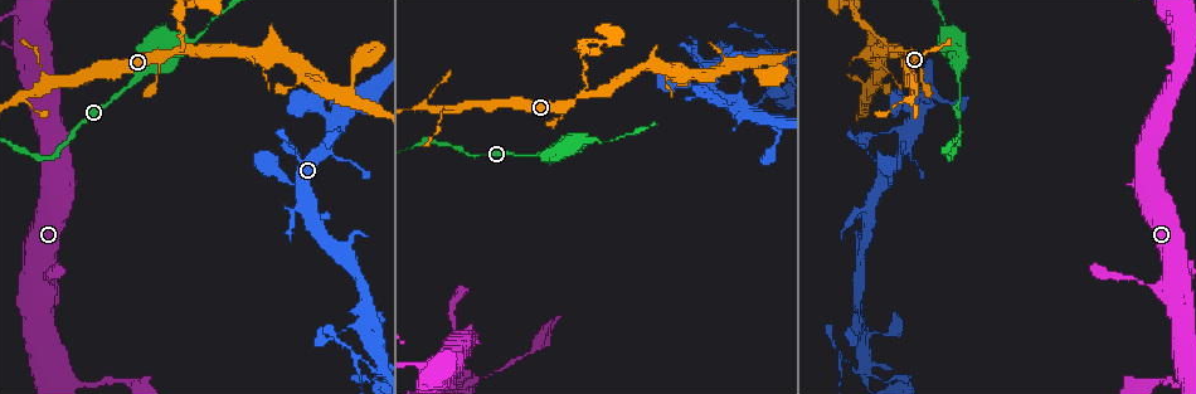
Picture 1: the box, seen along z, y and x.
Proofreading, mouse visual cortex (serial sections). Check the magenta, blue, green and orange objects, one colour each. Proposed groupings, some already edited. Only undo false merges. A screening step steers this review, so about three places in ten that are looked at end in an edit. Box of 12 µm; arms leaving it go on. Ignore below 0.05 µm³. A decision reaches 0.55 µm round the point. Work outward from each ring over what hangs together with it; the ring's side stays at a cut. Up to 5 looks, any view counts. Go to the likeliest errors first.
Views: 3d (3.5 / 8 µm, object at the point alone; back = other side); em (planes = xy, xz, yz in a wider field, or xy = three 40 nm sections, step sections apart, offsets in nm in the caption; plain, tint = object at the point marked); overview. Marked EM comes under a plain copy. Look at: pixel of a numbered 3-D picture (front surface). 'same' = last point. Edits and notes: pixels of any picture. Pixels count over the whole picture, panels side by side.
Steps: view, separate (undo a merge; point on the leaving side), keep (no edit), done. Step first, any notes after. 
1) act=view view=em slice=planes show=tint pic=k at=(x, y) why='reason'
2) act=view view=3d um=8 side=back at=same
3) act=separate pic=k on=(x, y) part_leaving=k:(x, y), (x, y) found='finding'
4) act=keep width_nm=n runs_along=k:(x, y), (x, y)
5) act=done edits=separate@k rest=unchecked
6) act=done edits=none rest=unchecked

act=view view=3d um=3.5 pic=1 at=(179, 52)

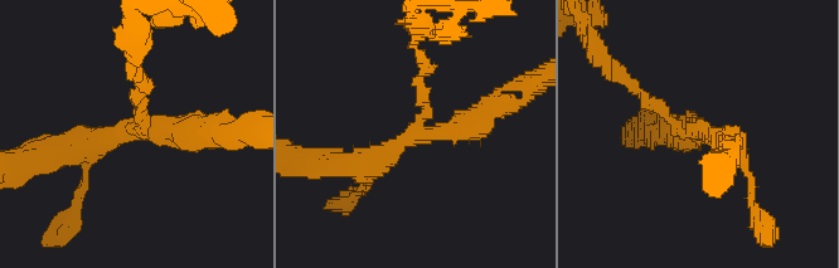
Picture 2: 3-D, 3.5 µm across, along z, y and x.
act=view view=em slice=xy step=1 show=tint pic=2 at=(696, 129) arms=3 arm_widths_nm=150,350,350 why='now the EM'

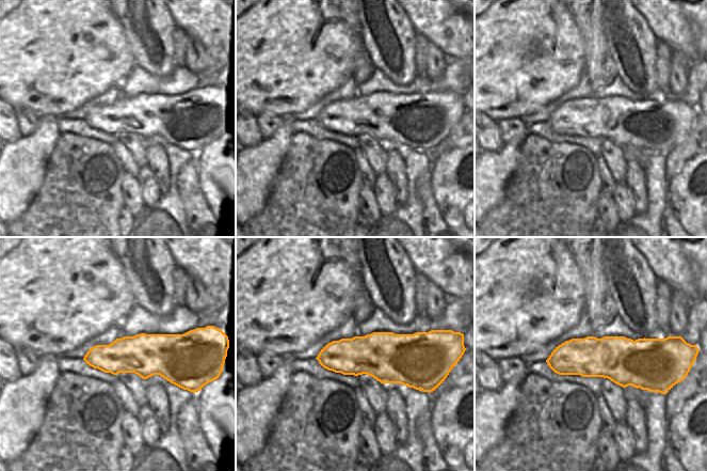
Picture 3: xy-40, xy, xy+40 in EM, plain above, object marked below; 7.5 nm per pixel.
act=separate pic=2 on=(420, 83) part_leaving=2:(425, 111), (425, 63), (413, 47), (421, 27) found='a second cell is stuck on'

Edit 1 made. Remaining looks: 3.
act=view view=overview

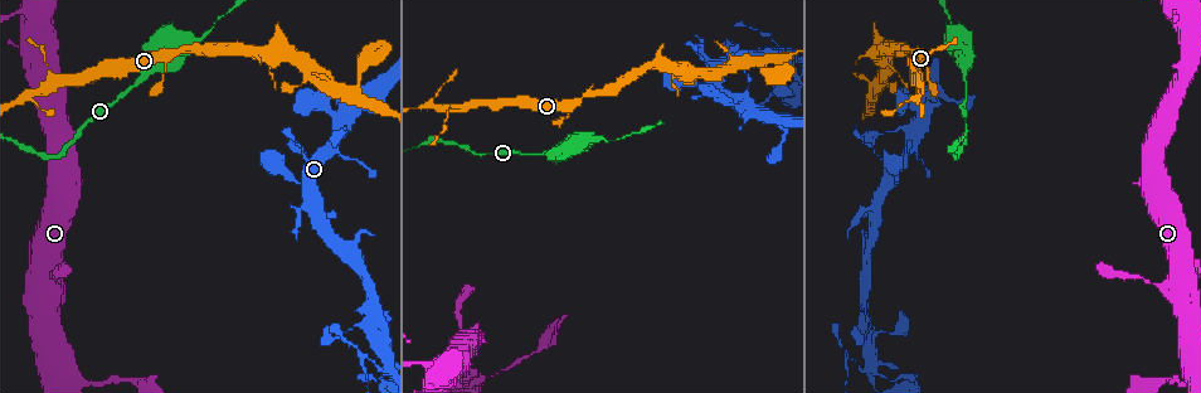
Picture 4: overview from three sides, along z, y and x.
act=view view=3d um=3.5 pic=4 at=(378, 370) why='four-way junction'

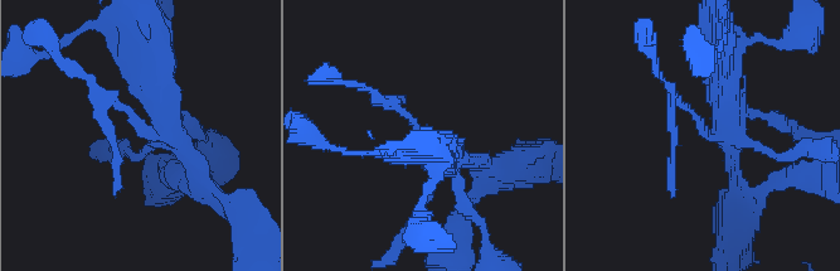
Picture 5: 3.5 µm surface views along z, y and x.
act=separate pic=5 on=(402, 100) part_leaving=5:(418, 129), (372, 90), (345, 83) found='two cells meet here'

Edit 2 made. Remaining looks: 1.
act=done edits=separate@2,separate@5 rest=unchecked

